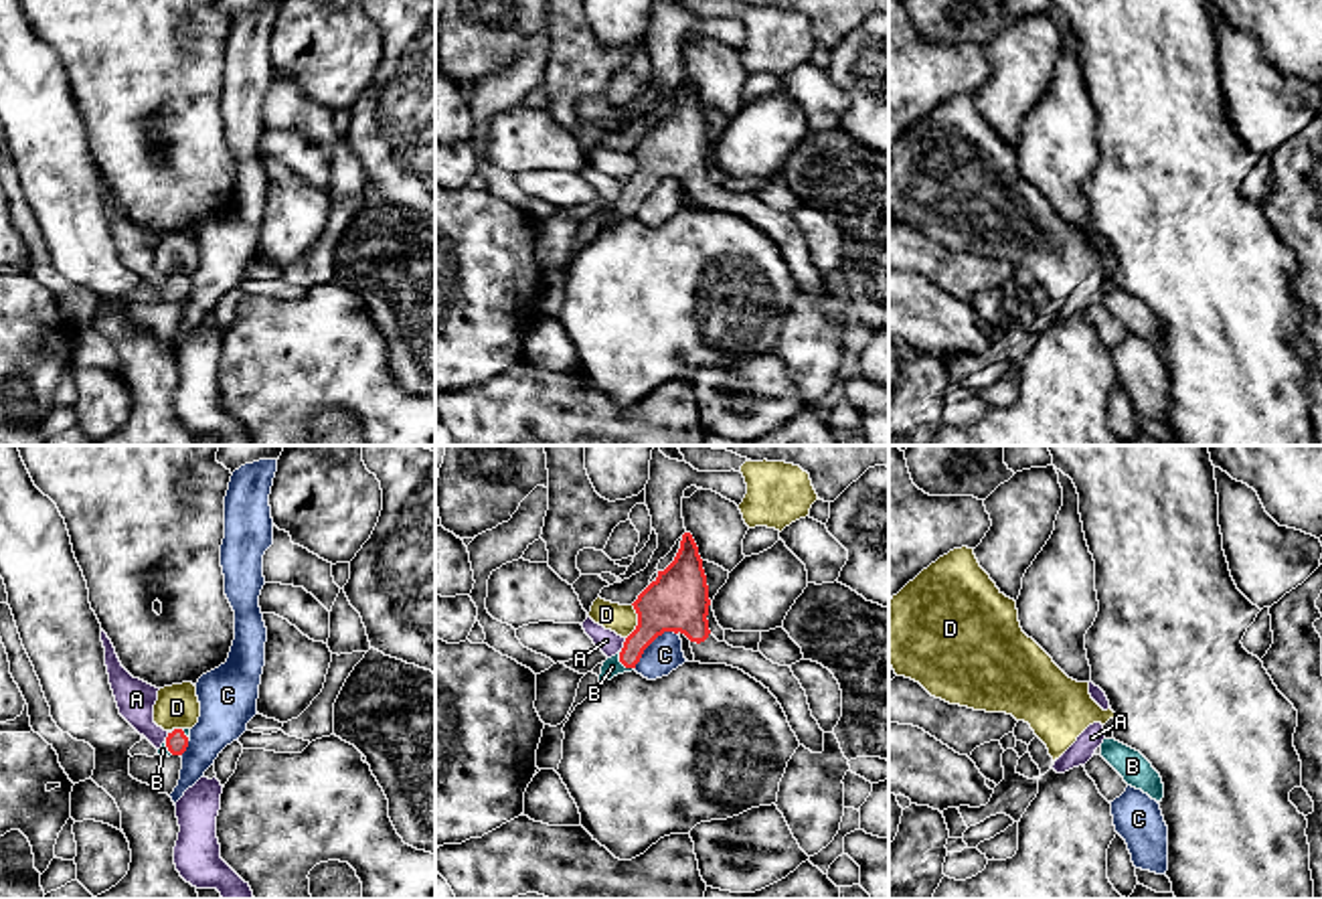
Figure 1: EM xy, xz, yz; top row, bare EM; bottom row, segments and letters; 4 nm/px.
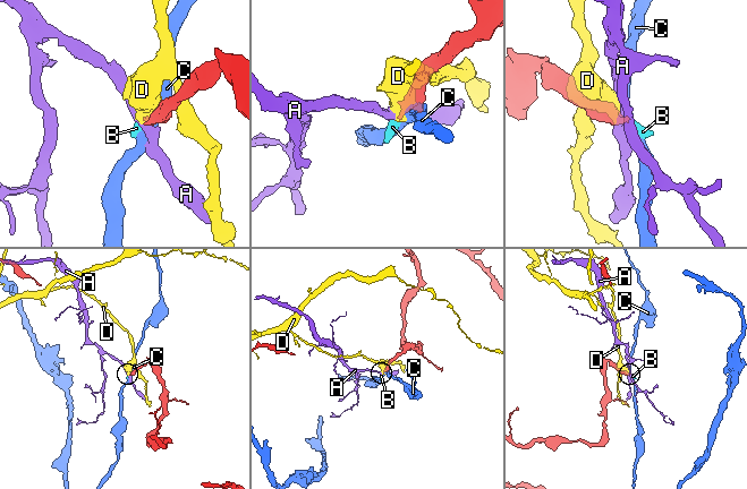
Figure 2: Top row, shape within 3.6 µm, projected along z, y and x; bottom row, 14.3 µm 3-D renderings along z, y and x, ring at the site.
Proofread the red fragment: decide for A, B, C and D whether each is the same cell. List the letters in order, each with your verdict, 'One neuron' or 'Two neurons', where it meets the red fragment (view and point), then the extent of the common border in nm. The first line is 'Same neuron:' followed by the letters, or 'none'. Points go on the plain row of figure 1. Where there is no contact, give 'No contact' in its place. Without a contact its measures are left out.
Same neuron: B
A: Two neurons. Touches red at xz (624, 191). Shared border 50 nm
B: One neuron. Touches red at xz (622, 209). Shared border 90 nm
C: Two neurons. Touches red at xz (650, 189). Shared border 220 nm
D: Two neurons. Touches red at xz (638, 169). Shared border 150 nm

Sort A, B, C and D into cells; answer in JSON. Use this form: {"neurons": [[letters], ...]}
{"neurons": [["A"], ["B"], ["C"], ["D"]]}

